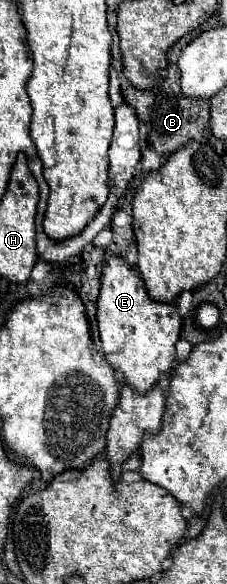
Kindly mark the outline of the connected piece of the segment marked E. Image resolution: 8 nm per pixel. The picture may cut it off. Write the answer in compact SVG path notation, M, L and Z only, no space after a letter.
M107 255L107 263L103 267L97 321L105 359L117 373L123 375L123 383L137 393L149 393L157 379L173 369L175 343L181 333L181 317L177 307L151 301L137 269L117 255Z

